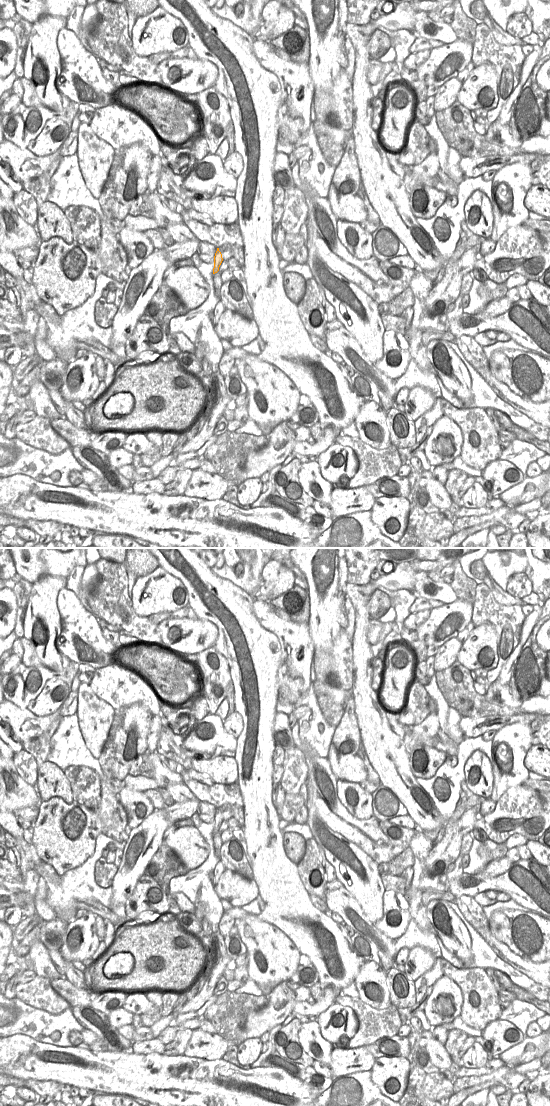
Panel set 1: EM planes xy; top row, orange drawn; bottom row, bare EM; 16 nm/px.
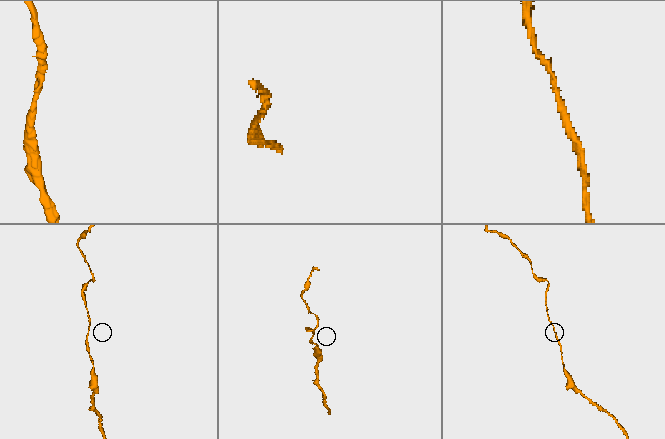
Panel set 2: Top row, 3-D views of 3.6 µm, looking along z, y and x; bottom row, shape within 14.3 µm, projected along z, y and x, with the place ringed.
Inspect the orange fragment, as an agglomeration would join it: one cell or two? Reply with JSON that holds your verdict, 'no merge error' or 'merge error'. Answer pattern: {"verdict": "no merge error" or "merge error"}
{"verdict": "no merge error"}

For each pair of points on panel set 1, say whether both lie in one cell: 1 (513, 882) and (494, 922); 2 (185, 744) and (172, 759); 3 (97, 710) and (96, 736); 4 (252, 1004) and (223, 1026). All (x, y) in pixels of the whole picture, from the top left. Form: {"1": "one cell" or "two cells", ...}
{"1": "two cells", "2": "two cells", "3": "one cell", "4": "one cell"}

